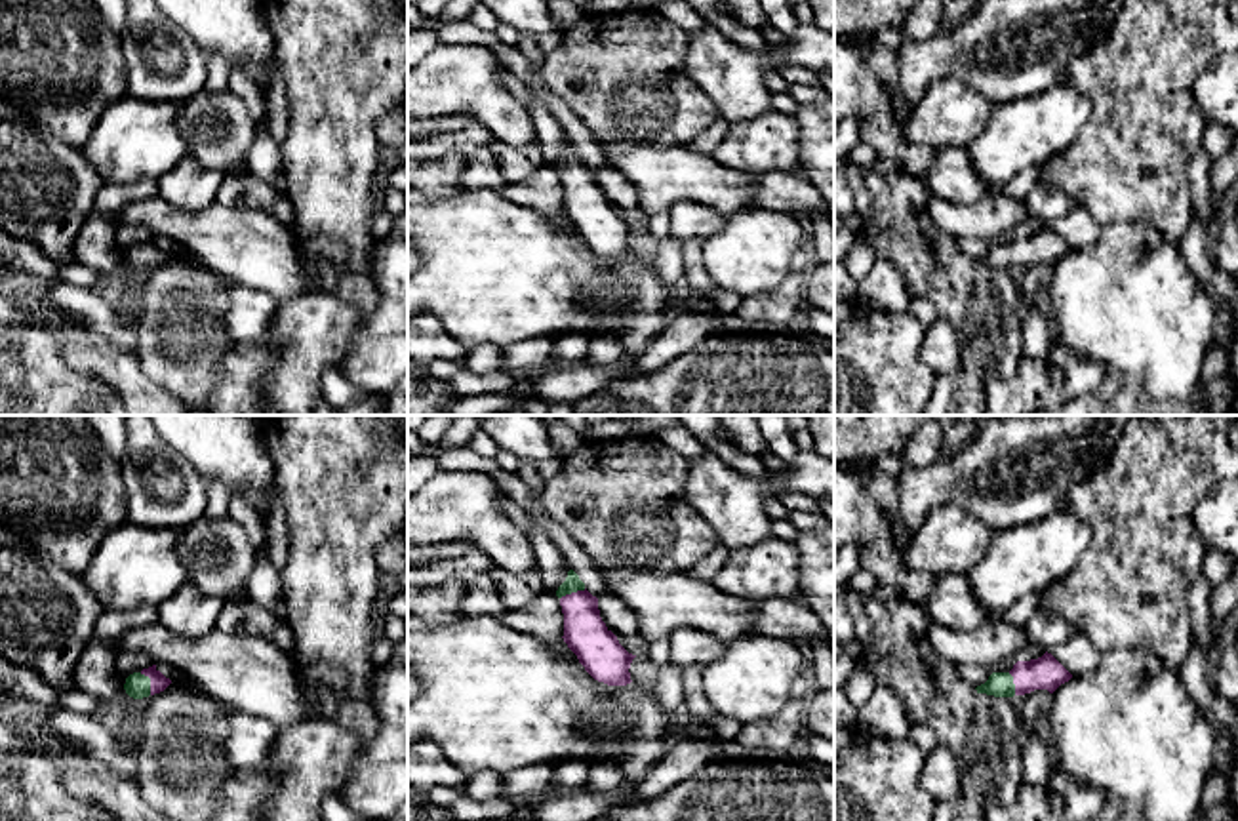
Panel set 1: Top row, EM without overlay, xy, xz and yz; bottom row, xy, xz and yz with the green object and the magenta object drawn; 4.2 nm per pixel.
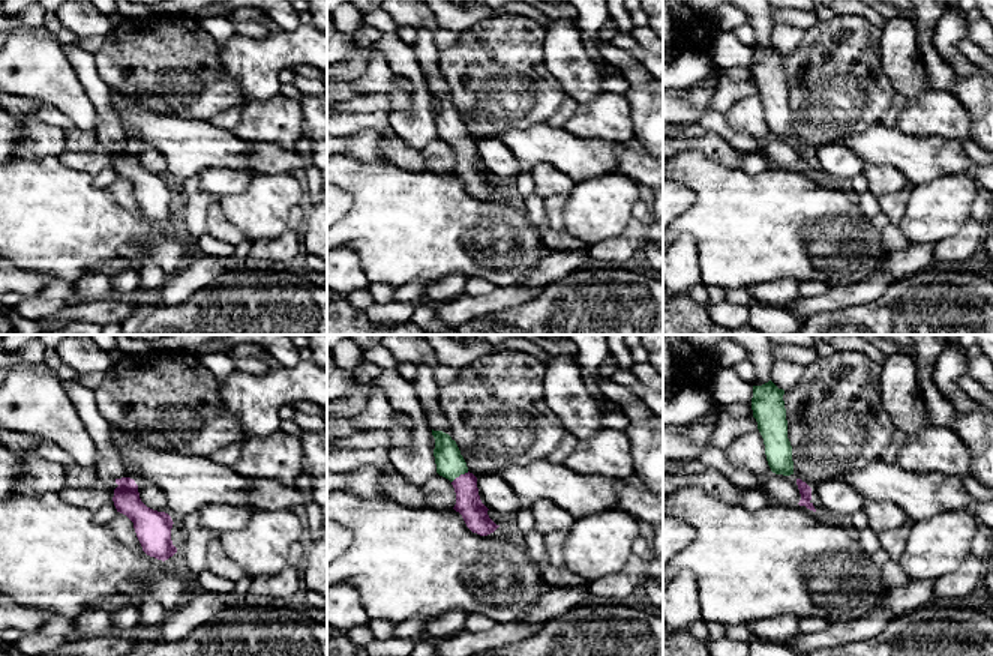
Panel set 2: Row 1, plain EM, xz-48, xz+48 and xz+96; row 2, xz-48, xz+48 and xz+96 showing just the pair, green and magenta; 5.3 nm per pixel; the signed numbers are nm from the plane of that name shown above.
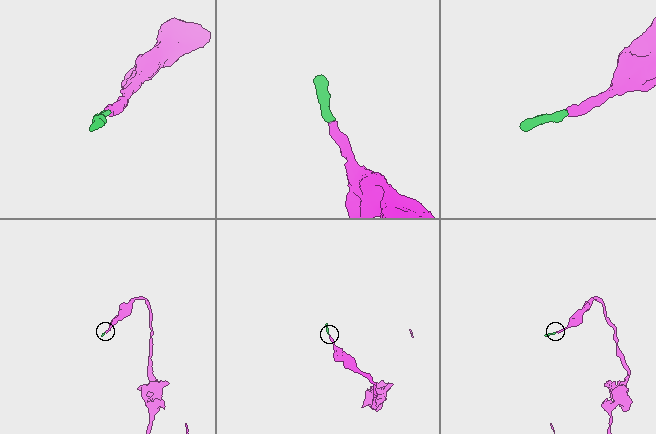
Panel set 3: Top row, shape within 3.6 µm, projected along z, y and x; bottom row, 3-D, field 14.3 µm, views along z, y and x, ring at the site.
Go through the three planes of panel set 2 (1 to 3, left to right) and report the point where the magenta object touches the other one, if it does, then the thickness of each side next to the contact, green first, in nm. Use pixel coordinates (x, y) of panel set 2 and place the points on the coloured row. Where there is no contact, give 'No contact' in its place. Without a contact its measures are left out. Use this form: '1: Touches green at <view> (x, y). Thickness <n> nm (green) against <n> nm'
1: No contact
2: Touches green at xz+48 (459, 475). Thickness 160 nm (green) against 140 nm
3: No contact

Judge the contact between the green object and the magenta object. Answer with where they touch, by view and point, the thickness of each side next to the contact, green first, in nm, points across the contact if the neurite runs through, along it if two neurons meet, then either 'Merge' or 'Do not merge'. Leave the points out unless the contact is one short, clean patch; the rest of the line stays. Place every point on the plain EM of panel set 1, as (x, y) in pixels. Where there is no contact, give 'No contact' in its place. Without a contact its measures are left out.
Touches green at xy (149, 256). Thickness 110 nm (green) against 80 nm. Path across: xy (138, 260), (149, 256), (159, 256). Merge

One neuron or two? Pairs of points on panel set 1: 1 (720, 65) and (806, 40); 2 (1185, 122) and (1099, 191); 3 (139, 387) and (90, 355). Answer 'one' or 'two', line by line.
1: one
2: one
3: one

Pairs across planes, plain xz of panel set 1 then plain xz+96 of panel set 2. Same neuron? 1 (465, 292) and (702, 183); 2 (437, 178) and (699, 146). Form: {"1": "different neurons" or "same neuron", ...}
{"1": "same neuron", "2": "same neuron"}

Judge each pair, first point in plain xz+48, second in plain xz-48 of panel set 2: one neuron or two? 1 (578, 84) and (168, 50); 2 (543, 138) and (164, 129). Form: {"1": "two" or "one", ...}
{"1": "two", "2": "one"}

